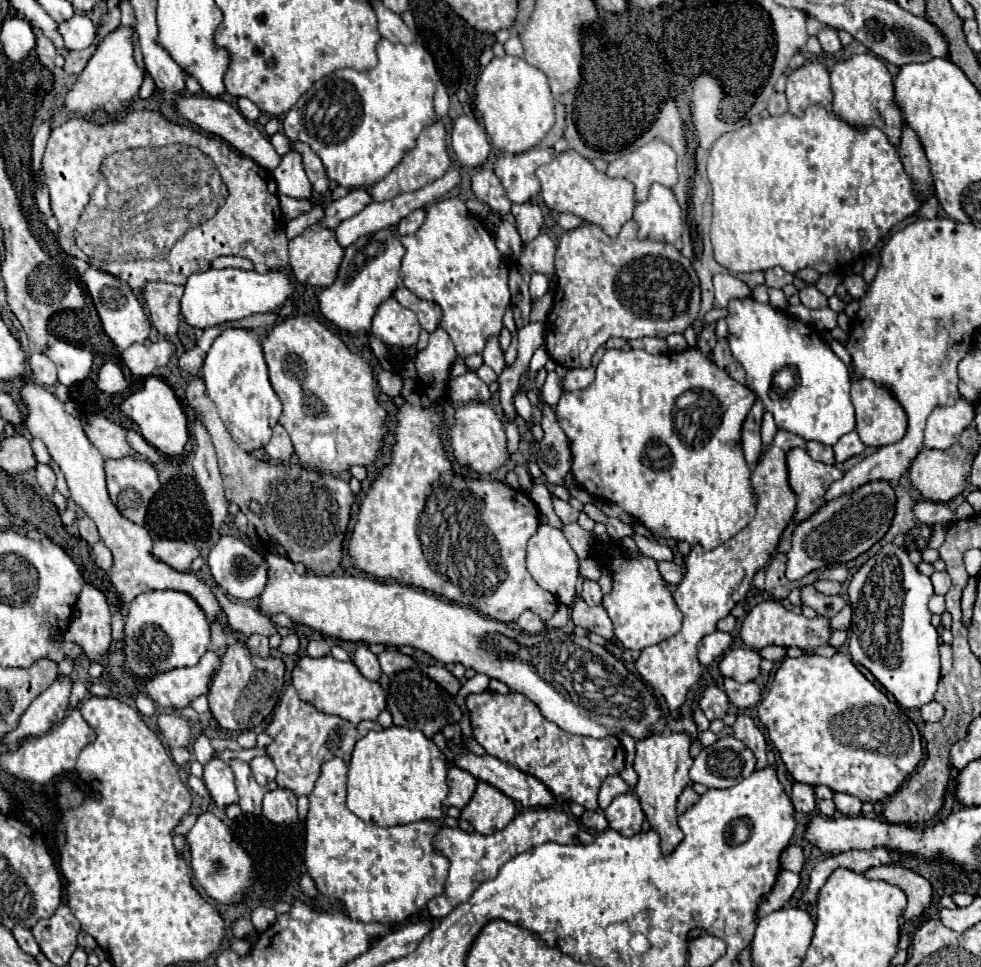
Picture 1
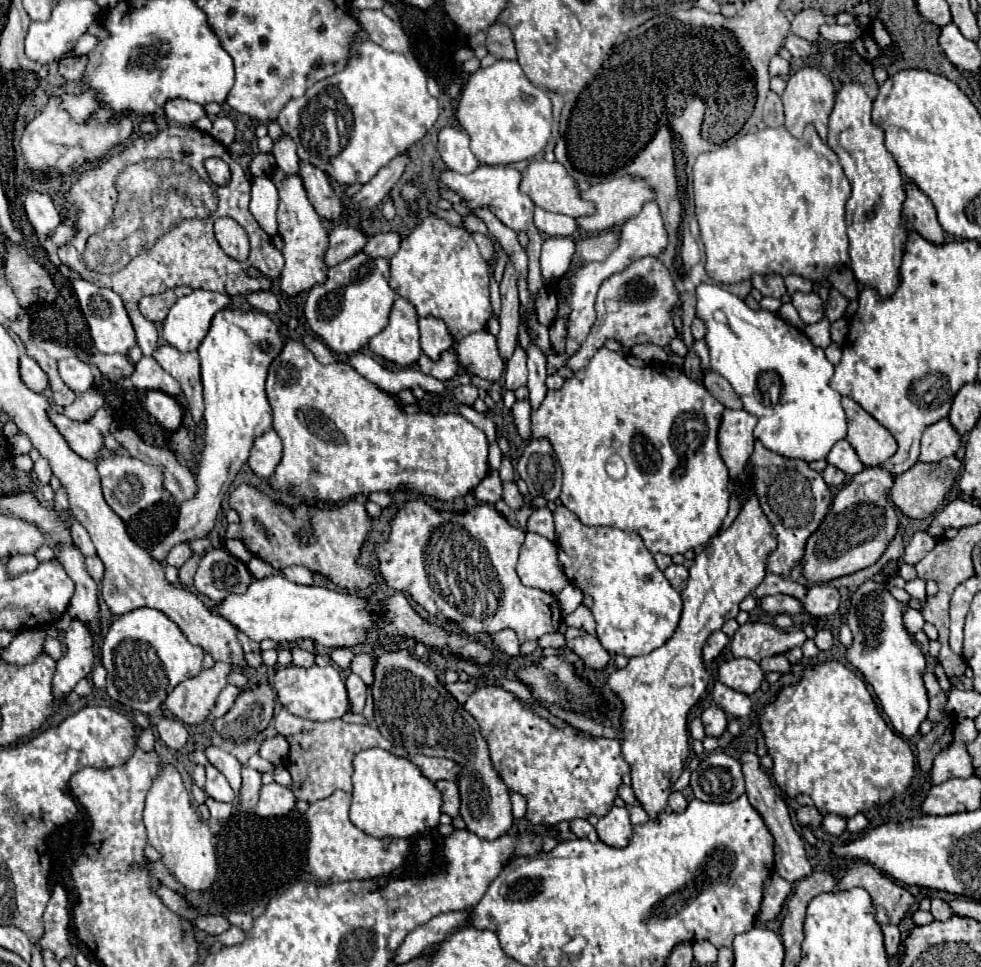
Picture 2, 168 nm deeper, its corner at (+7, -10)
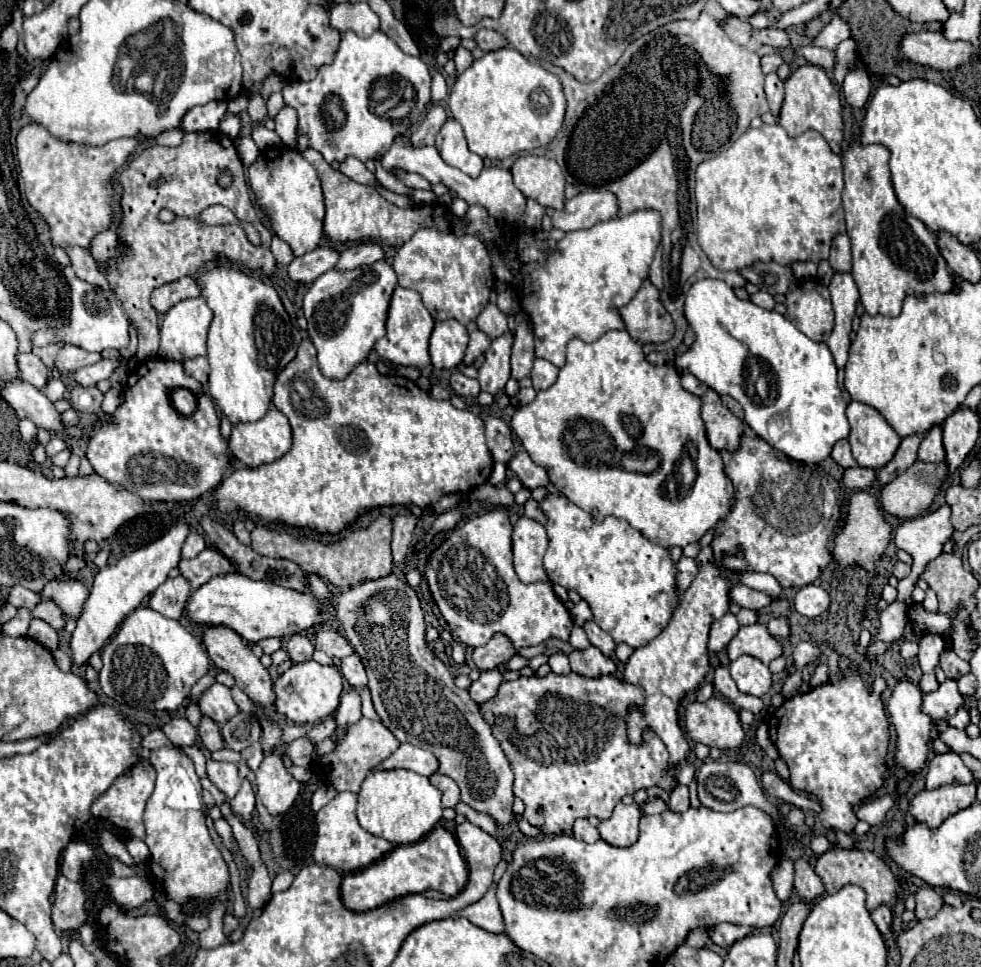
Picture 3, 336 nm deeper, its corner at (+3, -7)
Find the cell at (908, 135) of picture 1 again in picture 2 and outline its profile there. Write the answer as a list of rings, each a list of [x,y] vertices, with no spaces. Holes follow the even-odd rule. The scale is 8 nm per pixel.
[[[906,184],[904,216],[922,238],[926,238],[932,244],[944,244],[946,234],[936,220],[936,208],[914,184]]]

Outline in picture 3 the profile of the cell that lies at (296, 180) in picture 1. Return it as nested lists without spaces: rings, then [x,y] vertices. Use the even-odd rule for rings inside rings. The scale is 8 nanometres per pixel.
[[[284,107],[274,121],[276,121],[276,133],[282,139],[282,145],[298,147],[298,133],[296,133],[298,119],[296,119],[296,111],[292,111],[292,107]]]

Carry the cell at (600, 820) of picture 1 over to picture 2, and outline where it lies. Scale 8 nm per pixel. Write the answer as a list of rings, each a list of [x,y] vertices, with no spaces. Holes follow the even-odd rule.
[[[570,820],[570,830],[578,836],[578,838],[586,838],[590,842],[598,842],[598,834],[596,834],[596,828],[588,822],[588,820]]]

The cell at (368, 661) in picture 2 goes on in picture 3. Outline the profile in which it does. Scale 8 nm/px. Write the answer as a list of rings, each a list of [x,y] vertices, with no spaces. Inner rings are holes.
[[[358,653],[344,657],[340,663],[340,671],[352,687],[364,687],[368,683],[368,677],[366,677],[366,671],[364,671],[364,665],[362,665]]]

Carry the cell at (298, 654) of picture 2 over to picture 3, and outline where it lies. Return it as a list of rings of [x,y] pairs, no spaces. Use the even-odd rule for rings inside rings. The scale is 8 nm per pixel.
[[[292,635],[292,637],[288,639],[286,649],[288,649],[288,653],[290,653],[292,663],[310,661],[310,659],[312,659],[312,653],[314,653],[314,645],[310,643],[310,639],[308,639],[306,635]]]

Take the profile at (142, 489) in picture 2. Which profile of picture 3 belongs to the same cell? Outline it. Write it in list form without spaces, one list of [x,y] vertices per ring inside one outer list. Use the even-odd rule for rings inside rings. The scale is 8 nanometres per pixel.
[[[148,359],[134,369],[126,381],[124,399],[120,407],[114,411],[114,423],[104,423],[102,429],[88,441],[86,451],[88,461],[92,463],[94,471],[104,477],[108,483],[120,485],[128,493],[136,495],[142,503],[176,503],[186,499],[198,499],[200,495],[212,491],[224,471],[228,469],[228,445],[220,435],[220,417],[210,397],[202,395],[202,385],[196,379],[184,375],[180,363],[172,363],[166,359]],[[176,387],[186,387],[196,393],[198,407],[192,415],[182,417],[170,405],[170,391]]]

